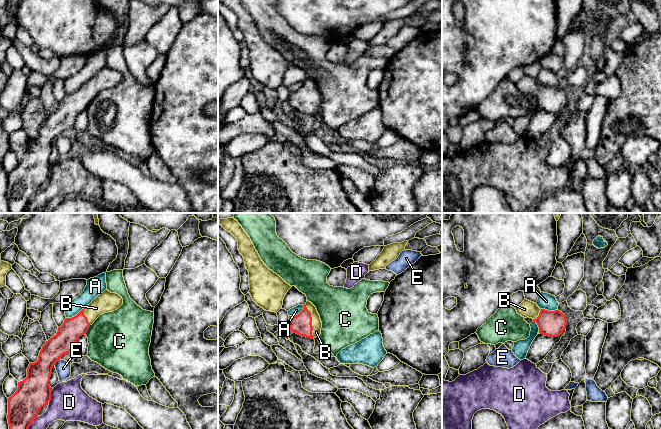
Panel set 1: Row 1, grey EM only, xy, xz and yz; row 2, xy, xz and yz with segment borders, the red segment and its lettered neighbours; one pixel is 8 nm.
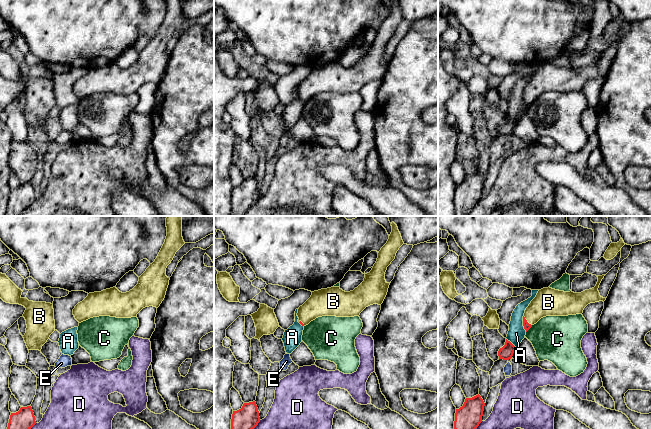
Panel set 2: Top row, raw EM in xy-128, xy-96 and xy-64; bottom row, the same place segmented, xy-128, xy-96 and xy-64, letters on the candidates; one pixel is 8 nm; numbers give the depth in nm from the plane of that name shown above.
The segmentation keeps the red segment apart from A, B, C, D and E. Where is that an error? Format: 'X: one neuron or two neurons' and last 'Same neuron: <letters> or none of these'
A: two neurons
B: one neuron
C: two neurons
D: two neurons
E: two neurons
Same neuron: B

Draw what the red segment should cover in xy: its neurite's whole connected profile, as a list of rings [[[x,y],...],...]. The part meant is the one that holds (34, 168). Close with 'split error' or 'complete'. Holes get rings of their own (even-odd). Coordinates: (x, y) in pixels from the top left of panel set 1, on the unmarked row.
[[[105,66],[76,92],[66,94],[57,109],[42,122],[38,136],[30,139],[27,153],[18,158],[16,168],[8,174],[8,200],[11,213],[24,213],[39,187],[51,176],[49,161],[52,144],[60,134],[74,126],[80,112],[102,90],[113,88],[123,80],[116,69]]] | split error

